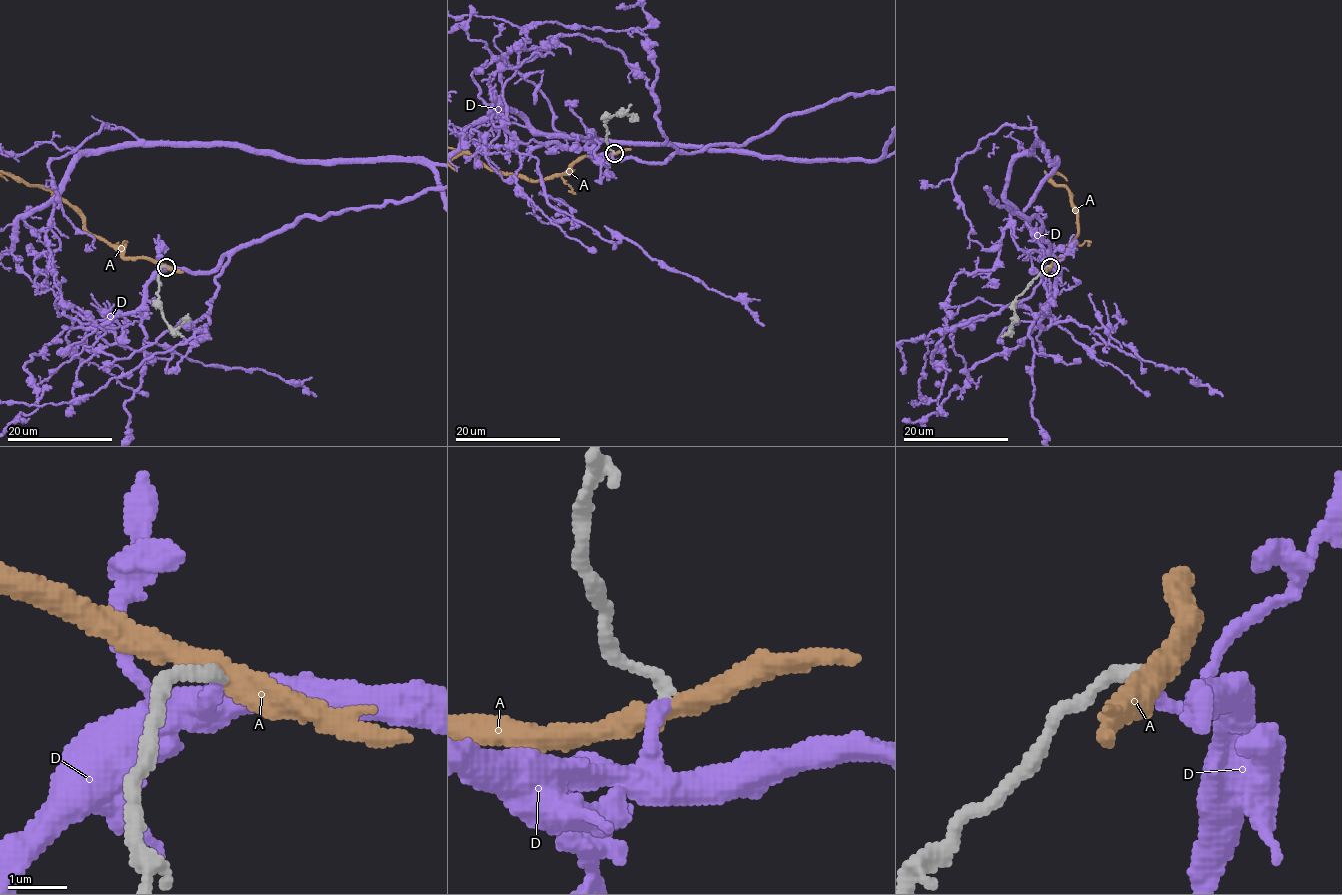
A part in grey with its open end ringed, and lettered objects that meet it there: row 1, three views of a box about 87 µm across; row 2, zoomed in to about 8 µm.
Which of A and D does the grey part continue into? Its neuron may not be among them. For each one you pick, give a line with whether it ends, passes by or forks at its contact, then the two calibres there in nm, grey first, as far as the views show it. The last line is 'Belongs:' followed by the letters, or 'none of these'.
D: it ends | 220/220 nm
Belongs: D

